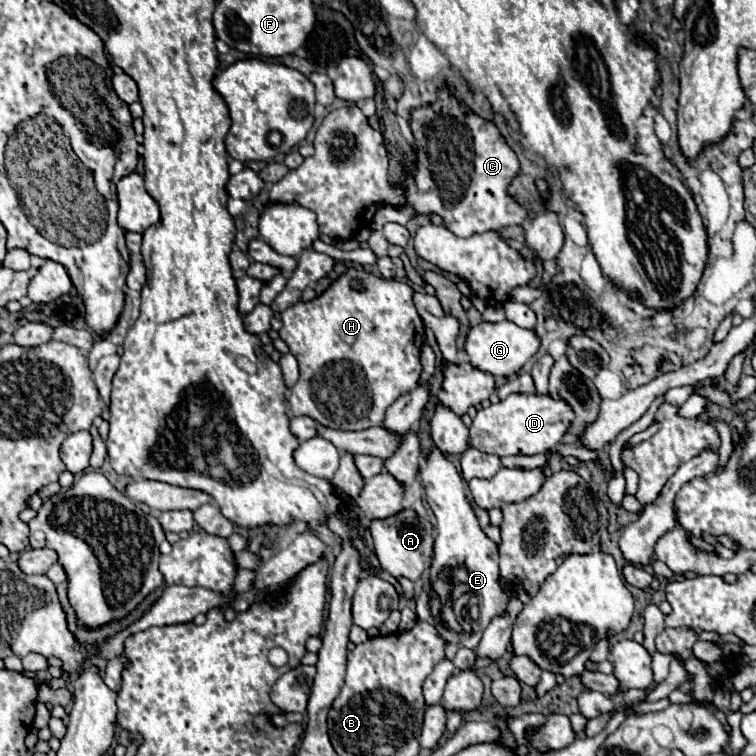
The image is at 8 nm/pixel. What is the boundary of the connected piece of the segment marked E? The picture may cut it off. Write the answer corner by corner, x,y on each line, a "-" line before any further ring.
432,447
426,457
426,465
418,475
422,479
428,505
438,521
438,537
434,541
434,555
428,567
430,589
422,589
416,595
416,613
420,621
434,625
444,641
476,649
488,621
504,613
504,605
508,601
498,585
498,547
480,529
466,499
462,475
438,447

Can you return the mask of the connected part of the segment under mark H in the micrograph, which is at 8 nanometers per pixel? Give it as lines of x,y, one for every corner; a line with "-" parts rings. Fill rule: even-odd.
350,267
342,277
338,277
322,295
318,295
316,299
312,301
300,301
296,303
294,307
288,307
286,311
282,311
282,329
280,329
280,339
288,345
290,353
298,359
298,367
300,367
300,379
296,381
296,385
290,389
288,393
288,407
292,409
292,415
308,415
312,417
314,421
318,421
320,425
328,425
332,429
344,429
344,431
360,431
360,429
368,429
368,427
374,427
374,425
380,425
382,419
384,419
384,413
386,409
404,393
410,393
412,389
418,387
418,377
420,377
420,371
422,371
422,365
420,365
420,349
424,345
424,323
412,303
412,293
414,289
406,283
400,283
396,279
388,281
388,279
380,279
380,277
374,277
366,271
362,271
360,267
-
358,279
362,281
362,291
354,289
350,283

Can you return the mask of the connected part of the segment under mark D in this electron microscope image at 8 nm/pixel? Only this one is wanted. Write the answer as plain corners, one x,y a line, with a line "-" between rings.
508,395
504,401
498,401
478,411
478,415
472,419
470,425
470,445
474,445
482,453
498,455
498,457
546,453
548,449
556,447
562,441
570,421
572,421
572,409
568,409
568,405
564,405
564,401
560,399
552,399
548,395

